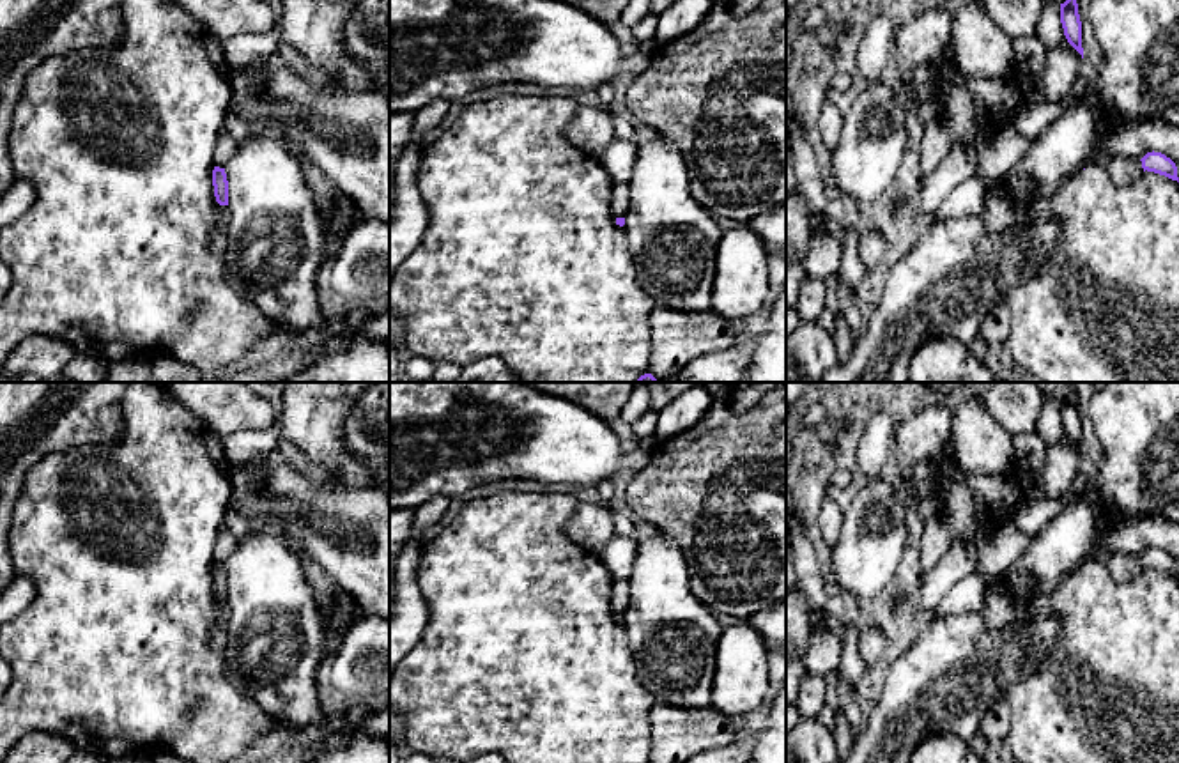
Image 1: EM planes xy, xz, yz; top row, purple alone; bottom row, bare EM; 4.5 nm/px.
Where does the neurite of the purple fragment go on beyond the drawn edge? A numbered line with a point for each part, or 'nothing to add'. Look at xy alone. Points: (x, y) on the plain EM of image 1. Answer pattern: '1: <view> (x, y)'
nothing to add

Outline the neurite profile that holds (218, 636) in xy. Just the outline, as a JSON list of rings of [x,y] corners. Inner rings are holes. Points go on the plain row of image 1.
[[[221,602],[218,621],[209,636],[209,643],[216,650],[225,650],[228,616],[230,616],[228,602]]]

